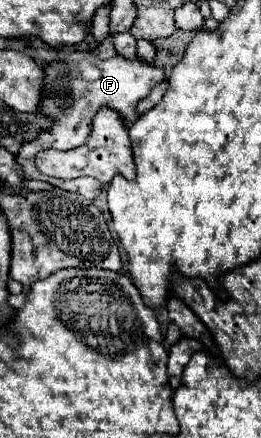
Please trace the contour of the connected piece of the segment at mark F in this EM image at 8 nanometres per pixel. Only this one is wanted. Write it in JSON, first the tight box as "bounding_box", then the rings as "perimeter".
{"bounding_box":[16,51,164,201],"perimeter":[[[76,51],[70,57],[66,57],[64,61],[52,61],[48,65],[44,65],[44,83],[42,83],[42,97],[40,97],[40,111],[38,113],[50,117],[52,123],[46,131],[40,131],[36,139],[22,143],[20,151],[16,153],[16,163],[22,167],[22,177],[24,179],[40,179],[40,181],[48,182],[64,191],[80,193],[82,197],[94,201],[102,191],[102,185],[96,179],[80,177],[63,180],[42,175],[34,167],[36,153],[42,149],[70,151],[70,149],[84,145],[86,135],[90,133],[92,117],[96,115],[96,111],[100,107],[110,107],[130,127],[140,117],[136,113],[138,101],[146,99],[148,93],[152,91],[152,87],[158,85],[160,81],[164,81],[164,71],[160,67],[144,65],[138,59],[128,61],[120,55],[102,61],[102,59],[94,59],[94,55],[90,55],[88,51],[80,51],[80,55]]]}

